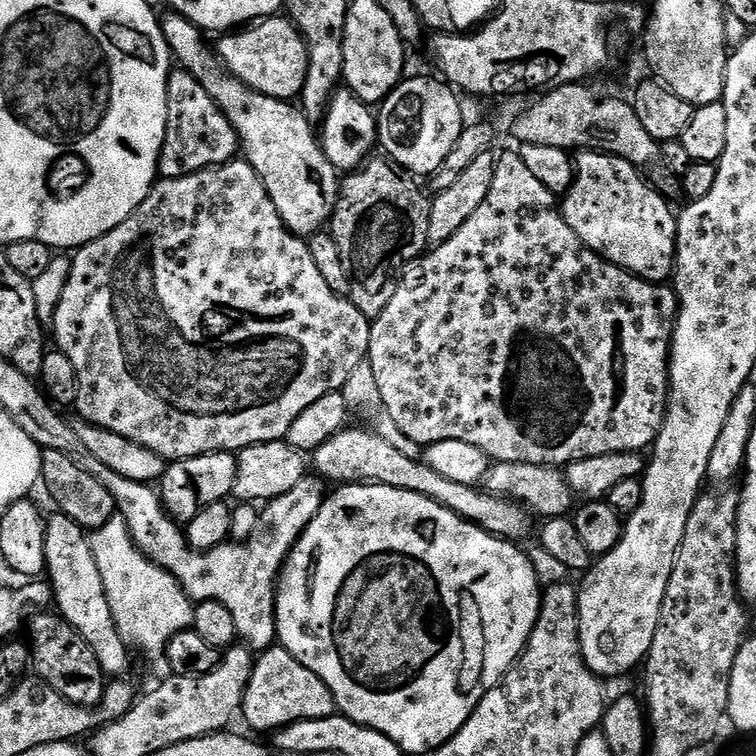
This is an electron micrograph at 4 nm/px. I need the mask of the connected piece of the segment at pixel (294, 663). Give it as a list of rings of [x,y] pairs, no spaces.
[[[279,646],[263,649],[255,657],[250,682],[246,686],[242,720],[256,732],[275,733],[294,722],[303,720],[321,720],[327,716],[337,715],[338,709],[326,682],[306,670],[288,651]]]

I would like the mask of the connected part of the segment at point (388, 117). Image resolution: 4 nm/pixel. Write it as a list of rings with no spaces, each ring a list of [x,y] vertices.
[[[416,76],[413,80],[405,78],[378,108],[379,147],[381,149],[384,147],[389,152],[385,153],[395,163],[399,164],[405,172],[410,172],[417,178],[431,177],[432,173],[439,170],[442,162],[446,162],[450,150],[454,150],[454,142],[458,142],[462,130],[466,127],[464,112],[460,109],[459,98],[461,97],[447,83],[436,80],[431,80],[428,76]]]

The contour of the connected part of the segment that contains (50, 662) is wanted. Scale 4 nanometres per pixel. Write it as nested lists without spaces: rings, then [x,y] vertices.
[[[48,610],[37,611],[36,617],[33,615],[27,621],[26,640],[30,645],[31,667],[34,672],[36,668],[35,675],[62,694],[62,698],[83,708],[94,708],[102,702],[106,687],[106,677],[98,662],[98,654],[94,654],[90,642],[86,642],[86,638],[82,638],[82,634],[78,634],[78,630],[74,630],[74,626],[70,626],[63,616],[51,616],[50,613]]]

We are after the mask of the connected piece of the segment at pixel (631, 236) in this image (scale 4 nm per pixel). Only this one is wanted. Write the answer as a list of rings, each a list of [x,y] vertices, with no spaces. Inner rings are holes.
[[[581,151],[574,167],[576,179],[562,196],[562,211],[570,230],[590,250],[632,275],[653,282],[667,281],[676,267],[678,216],[672,213],[673,205],[630,162],[608,152]]]

